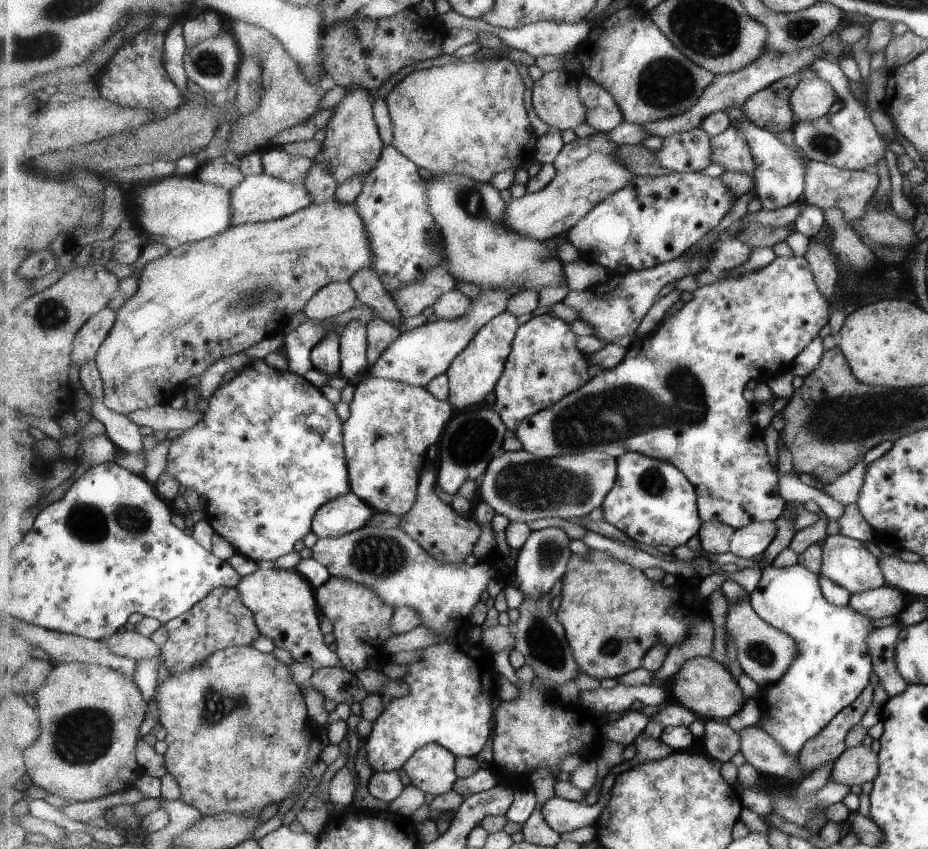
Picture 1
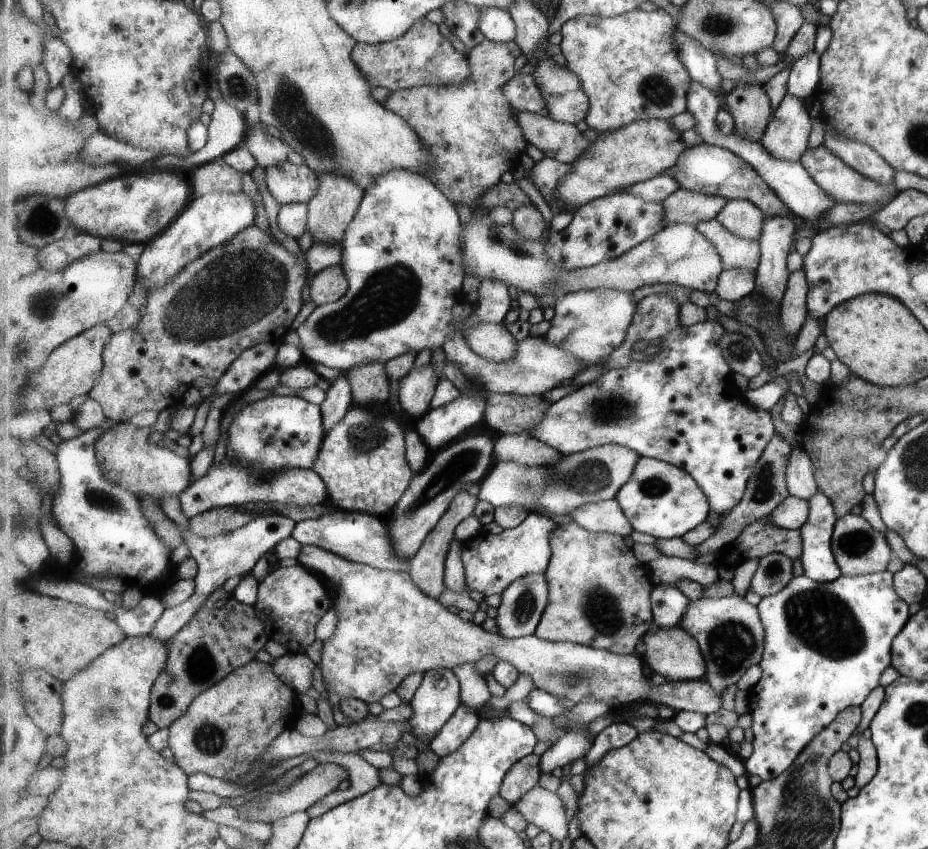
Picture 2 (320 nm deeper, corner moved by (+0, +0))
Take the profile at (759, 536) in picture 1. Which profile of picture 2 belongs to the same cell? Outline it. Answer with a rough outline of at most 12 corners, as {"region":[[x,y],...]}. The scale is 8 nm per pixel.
{"region":[[790,495],[767,516],[771,526],[800,530],[807,500]]}

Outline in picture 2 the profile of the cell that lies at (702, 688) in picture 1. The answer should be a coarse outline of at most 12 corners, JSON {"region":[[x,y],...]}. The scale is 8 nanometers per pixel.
{"region":[[681,626],[642,639],[648,666],[669,682],[707,676],[699,642]]}

